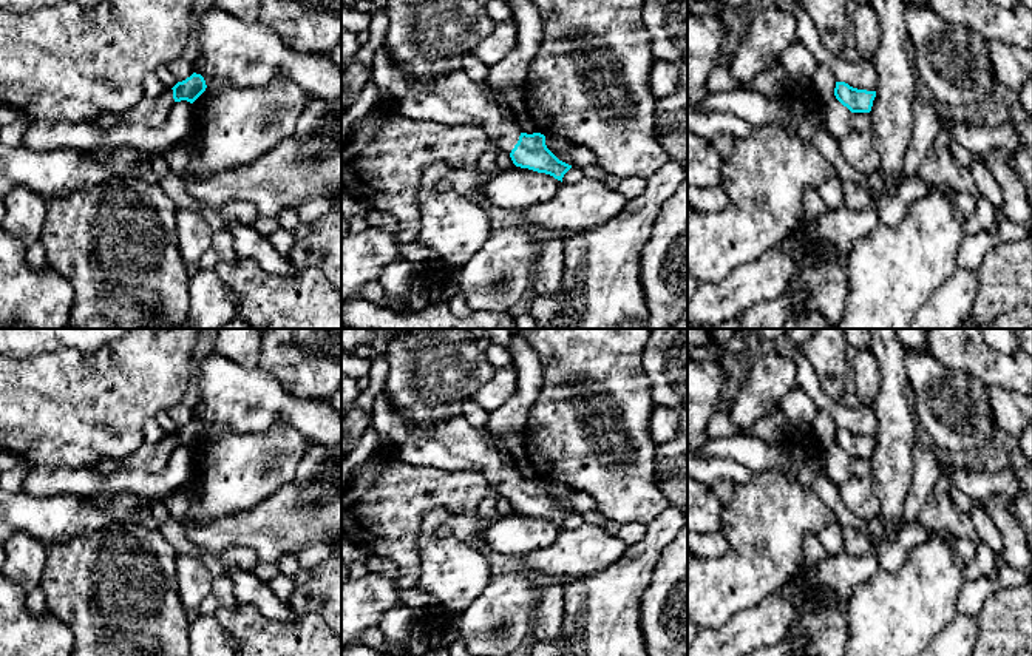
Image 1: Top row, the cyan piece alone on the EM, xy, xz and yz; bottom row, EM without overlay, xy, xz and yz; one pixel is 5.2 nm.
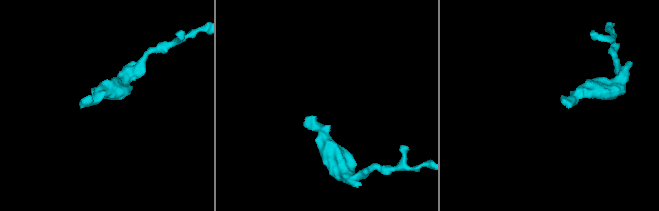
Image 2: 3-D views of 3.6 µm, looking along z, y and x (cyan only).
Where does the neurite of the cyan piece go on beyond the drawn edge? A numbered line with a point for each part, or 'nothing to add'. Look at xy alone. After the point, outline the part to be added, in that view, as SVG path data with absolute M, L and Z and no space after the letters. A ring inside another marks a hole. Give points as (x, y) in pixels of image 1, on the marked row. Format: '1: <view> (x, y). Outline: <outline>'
1: xy (150, 111). Outline: M165 88L164 93L158 97L144 96L130 111L125 111L122 114L104 114L88 123L97 130L111 130L121 122L158 128L167 120L175 103L173 90Z

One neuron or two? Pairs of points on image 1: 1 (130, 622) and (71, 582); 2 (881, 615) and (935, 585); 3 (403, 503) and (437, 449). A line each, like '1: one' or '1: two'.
1: one
2: one
3: two

